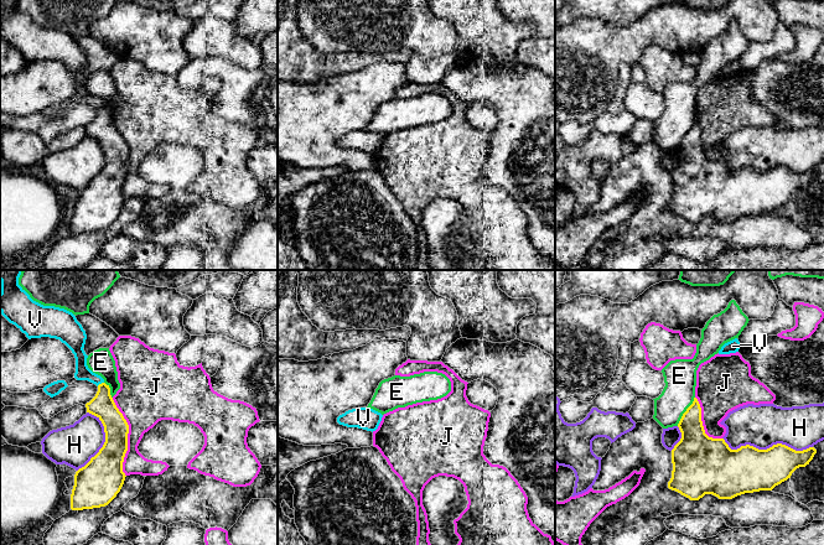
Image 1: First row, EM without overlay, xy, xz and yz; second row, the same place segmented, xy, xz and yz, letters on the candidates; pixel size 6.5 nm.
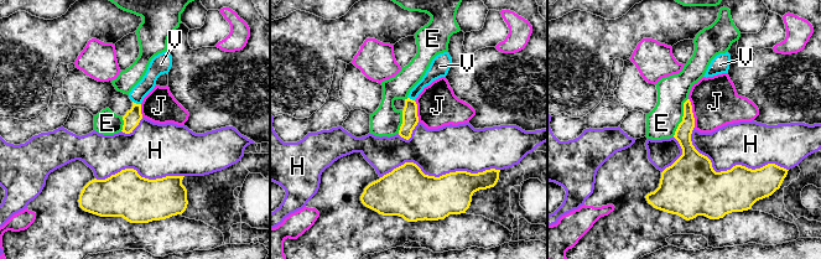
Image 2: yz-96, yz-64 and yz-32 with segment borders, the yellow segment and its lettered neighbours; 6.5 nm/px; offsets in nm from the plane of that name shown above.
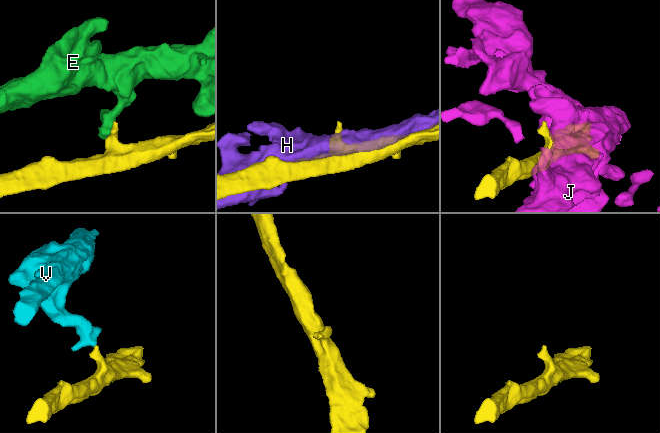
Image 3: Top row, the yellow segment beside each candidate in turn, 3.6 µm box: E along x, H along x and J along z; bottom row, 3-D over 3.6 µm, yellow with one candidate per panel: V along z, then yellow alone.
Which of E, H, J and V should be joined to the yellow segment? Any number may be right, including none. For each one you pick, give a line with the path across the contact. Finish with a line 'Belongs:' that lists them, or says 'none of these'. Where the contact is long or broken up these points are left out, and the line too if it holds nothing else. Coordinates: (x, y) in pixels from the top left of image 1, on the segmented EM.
Belongs: none of these

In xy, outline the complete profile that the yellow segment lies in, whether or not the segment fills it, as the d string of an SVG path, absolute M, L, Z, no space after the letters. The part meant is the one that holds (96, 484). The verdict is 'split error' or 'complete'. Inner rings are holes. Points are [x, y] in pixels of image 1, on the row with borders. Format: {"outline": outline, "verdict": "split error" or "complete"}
{"outline": "M98 385L95 396L85 404L87 412L97 416L105 432L99 452L74 474L71 509L83 510L108 505L120 492L125 473L123 462L128 451L129 425L116 408L110 388Z", "verdict": "complete"}

